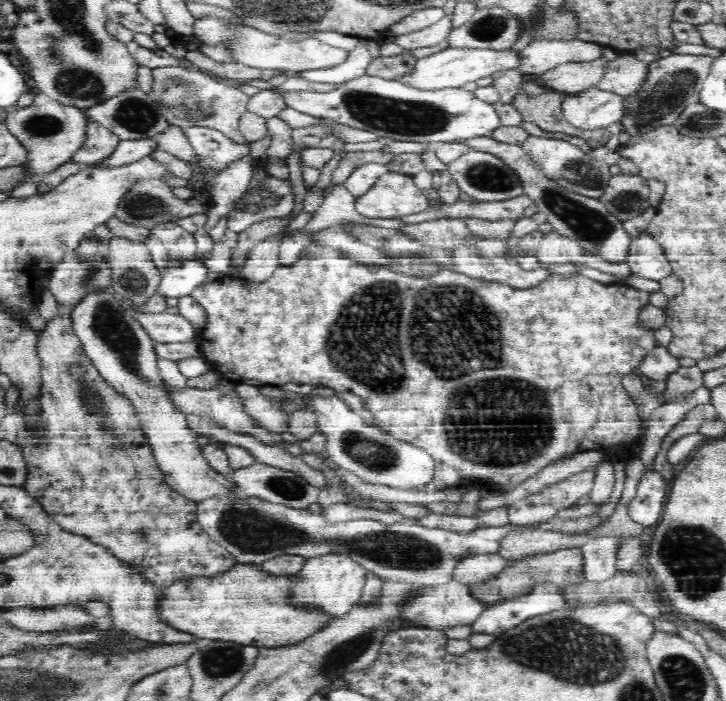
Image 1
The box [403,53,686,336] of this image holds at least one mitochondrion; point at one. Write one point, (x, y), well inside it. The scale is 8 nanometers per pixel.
(586, 222)

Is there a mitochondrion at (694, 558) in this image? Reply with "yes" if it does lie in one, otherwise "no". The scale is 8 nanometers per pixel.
yes

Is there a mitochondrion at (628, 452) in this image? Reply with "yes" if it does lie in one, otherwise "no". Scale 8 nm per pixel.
no

